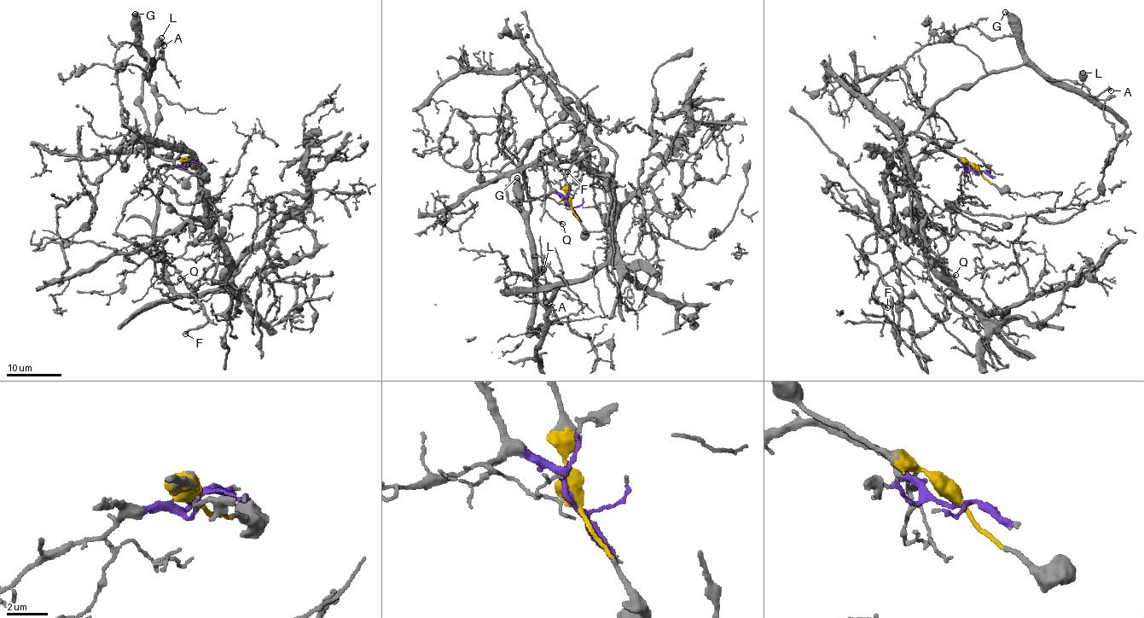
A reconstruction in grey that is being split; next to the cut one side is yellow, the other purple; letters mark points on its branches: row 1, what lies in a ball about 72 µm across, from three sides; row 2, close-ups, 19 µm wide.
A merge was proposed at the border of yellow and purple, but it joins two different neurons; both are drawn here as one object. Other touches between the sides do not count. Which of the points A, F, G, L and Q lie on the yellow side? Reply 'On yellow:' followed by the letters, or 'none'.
On yellow: A, G, L

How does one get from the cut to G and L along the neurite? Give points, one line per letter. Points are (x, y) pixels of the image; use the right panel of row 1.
G: (978, 170), (917, 129), (955, 90), (971, 88), (989, 74), (1023, 62), (1019, 35), (1005, 11)
L: (978, 170), (917, 130), (941, 100), (989, 74), (1023, 64), (1034, 64), (1053, 78), (1080, 88), (1083, 72)

